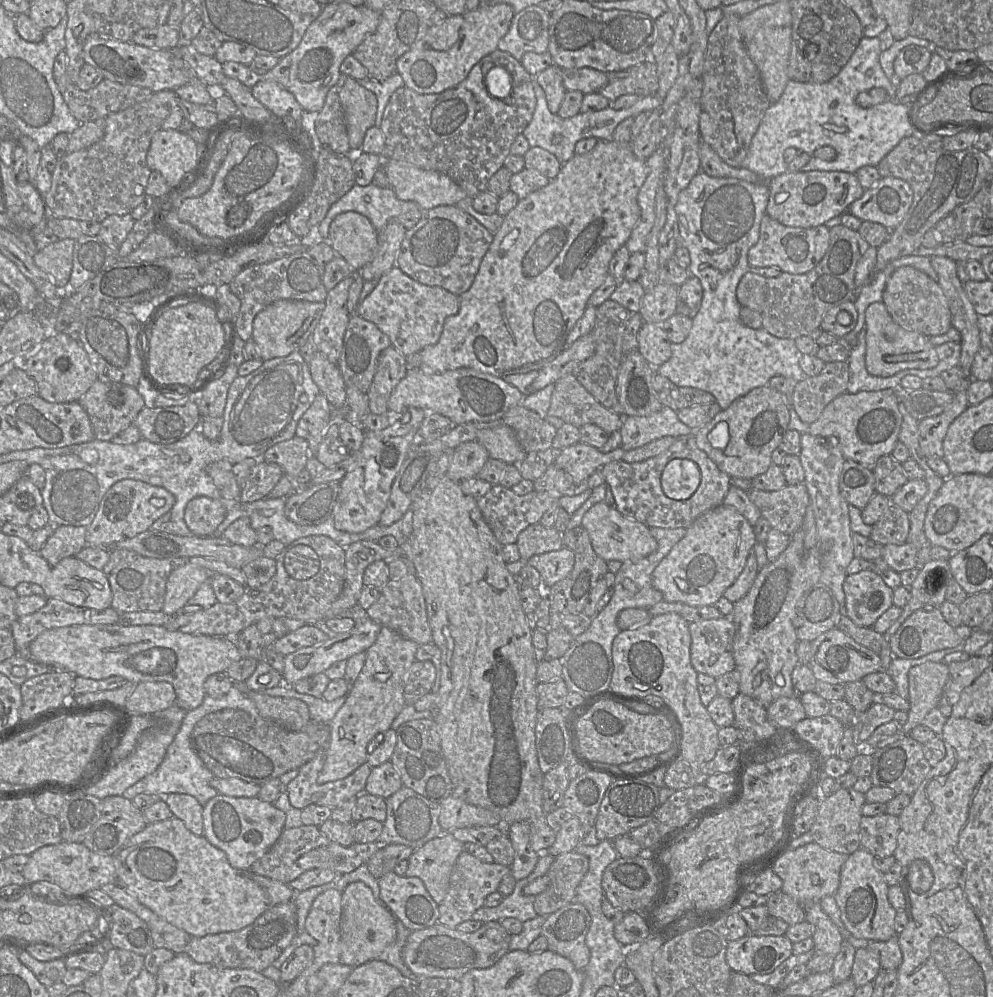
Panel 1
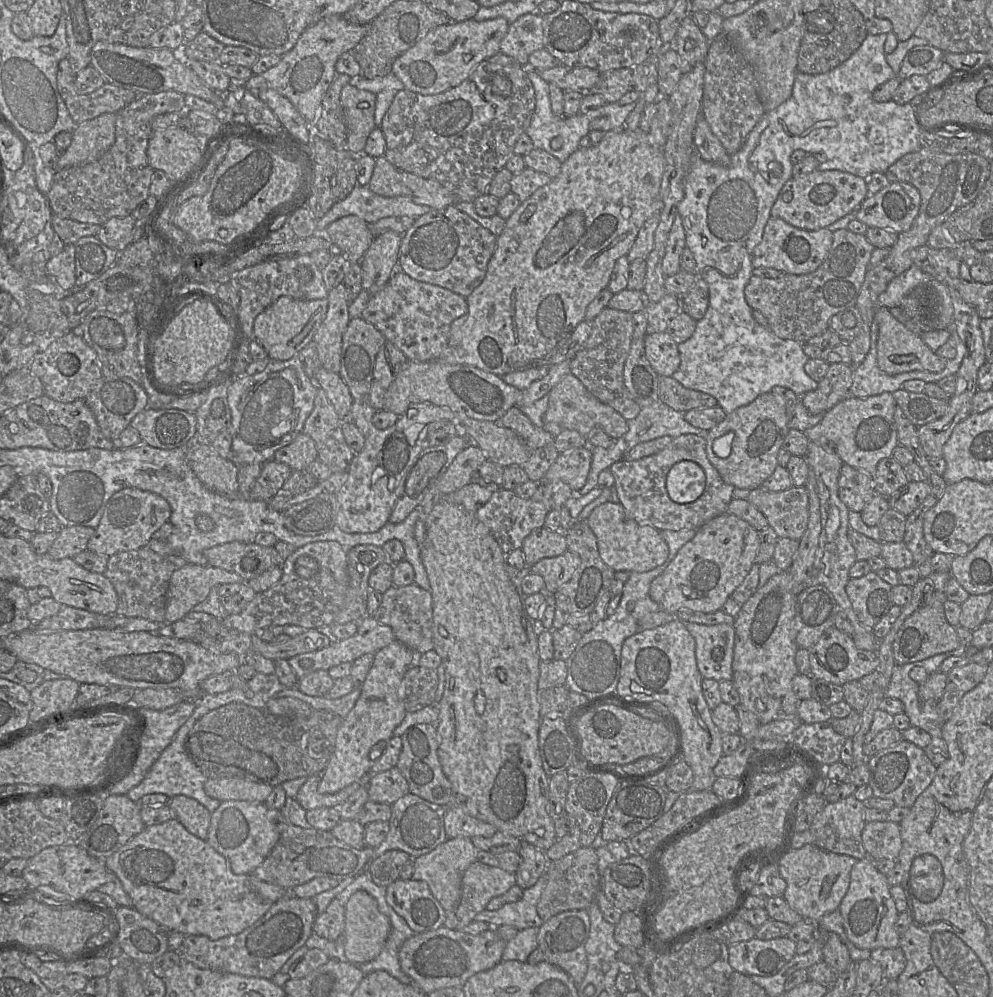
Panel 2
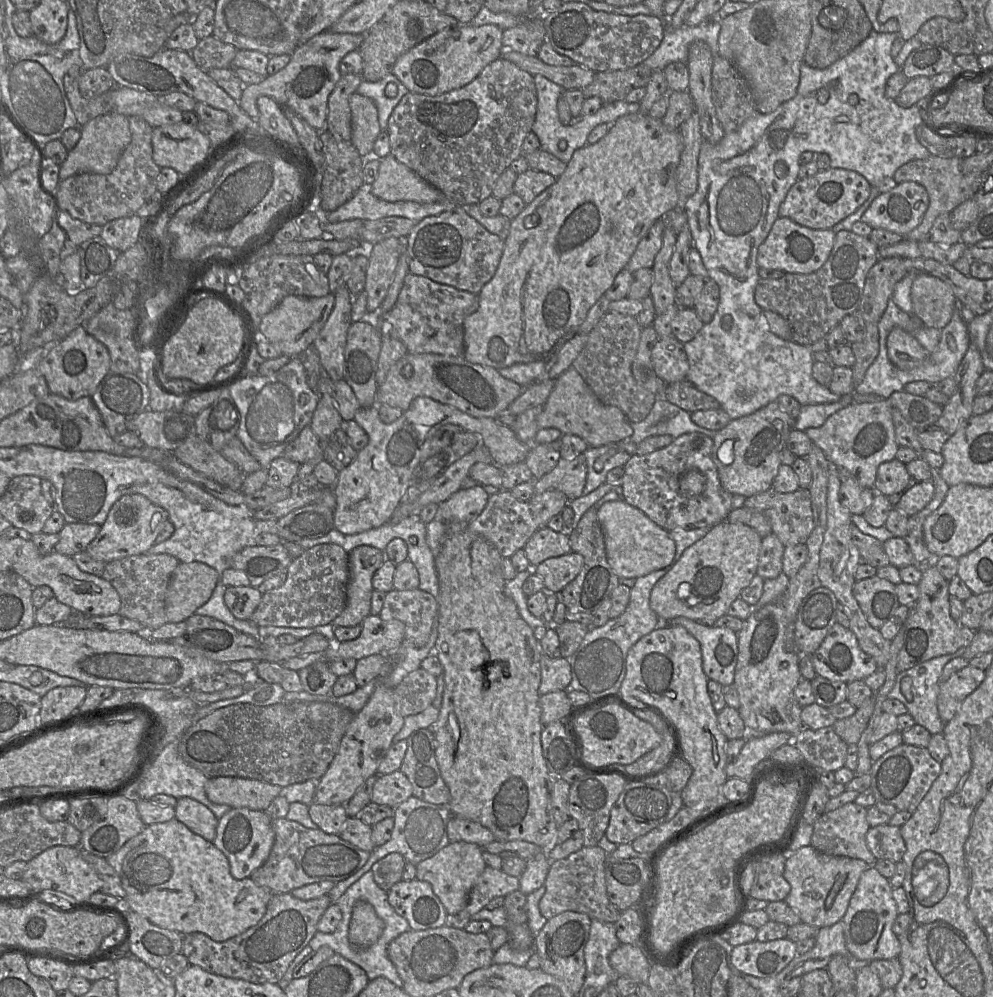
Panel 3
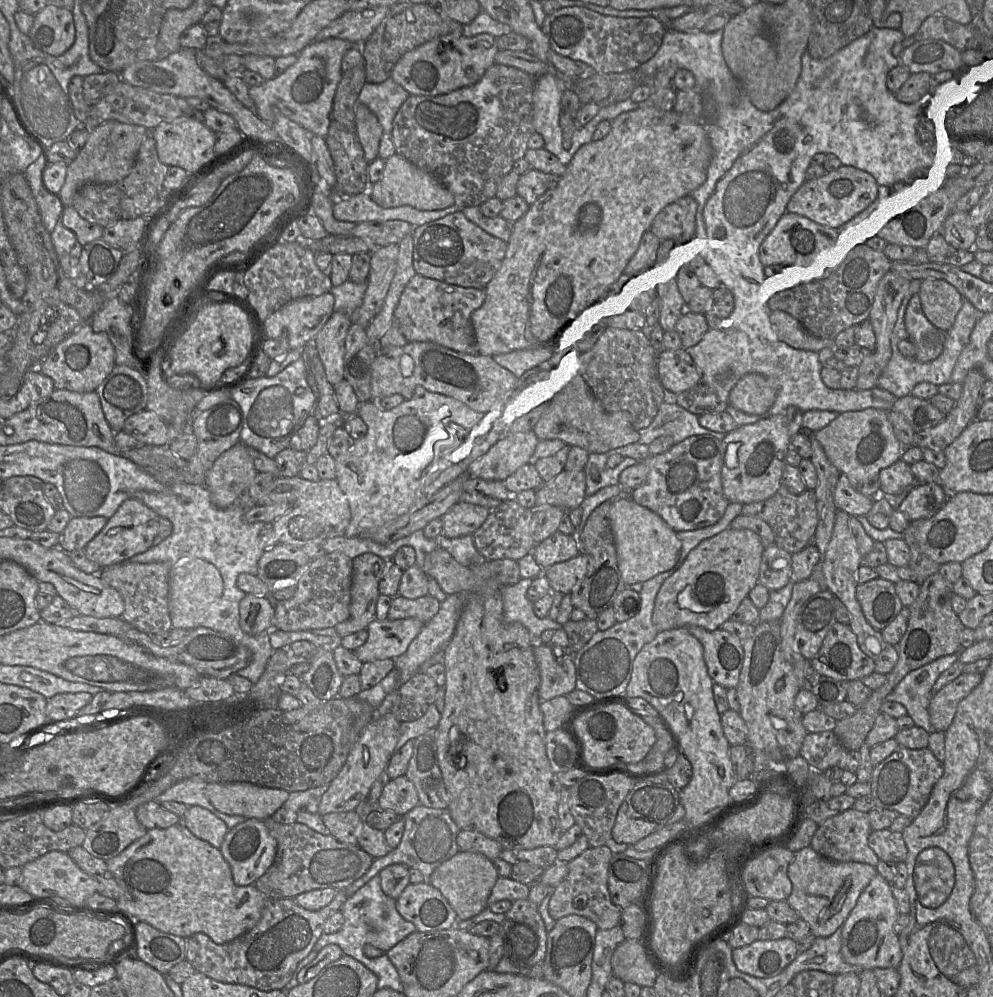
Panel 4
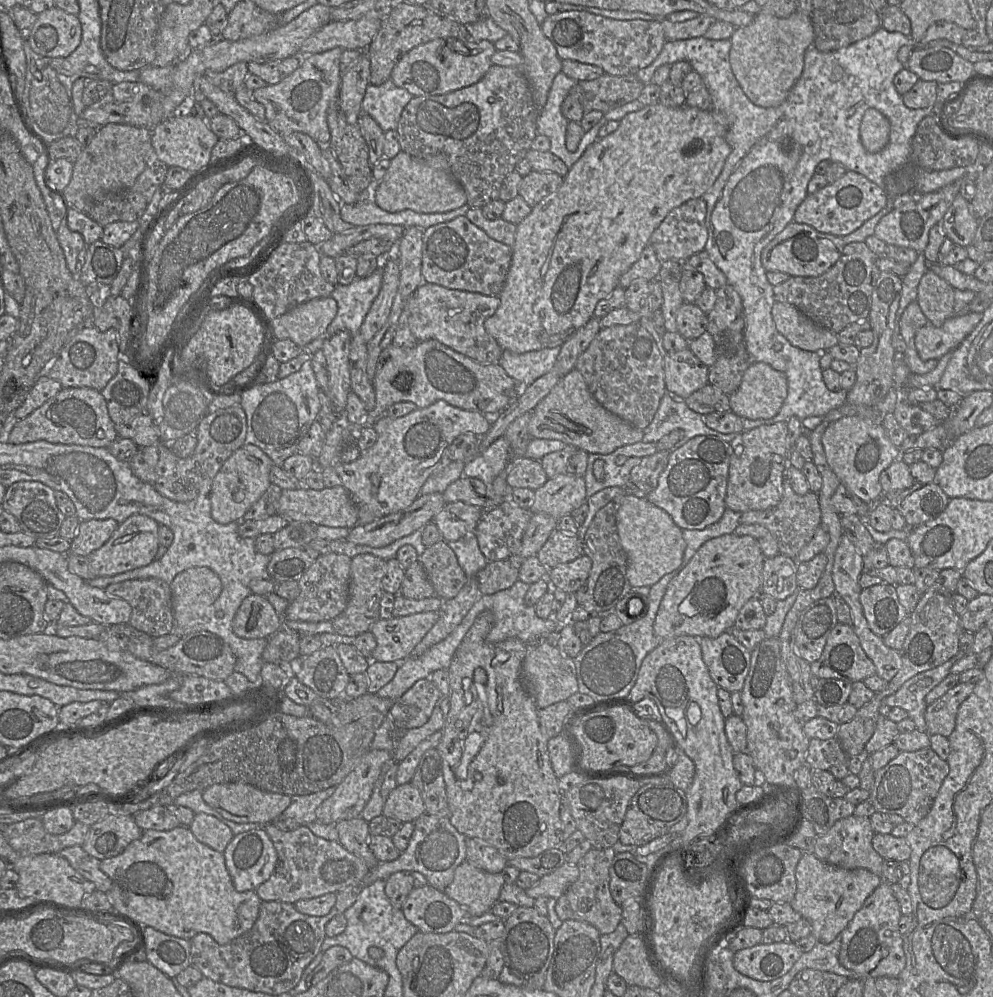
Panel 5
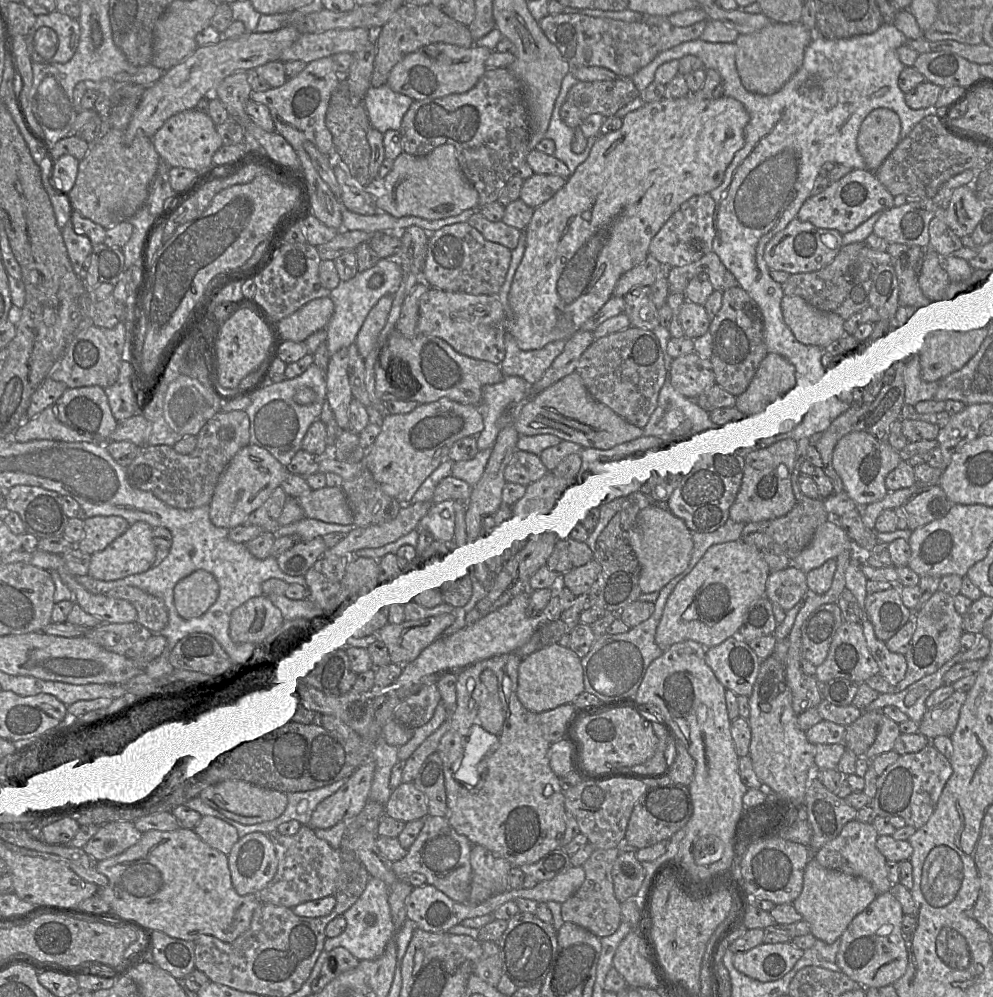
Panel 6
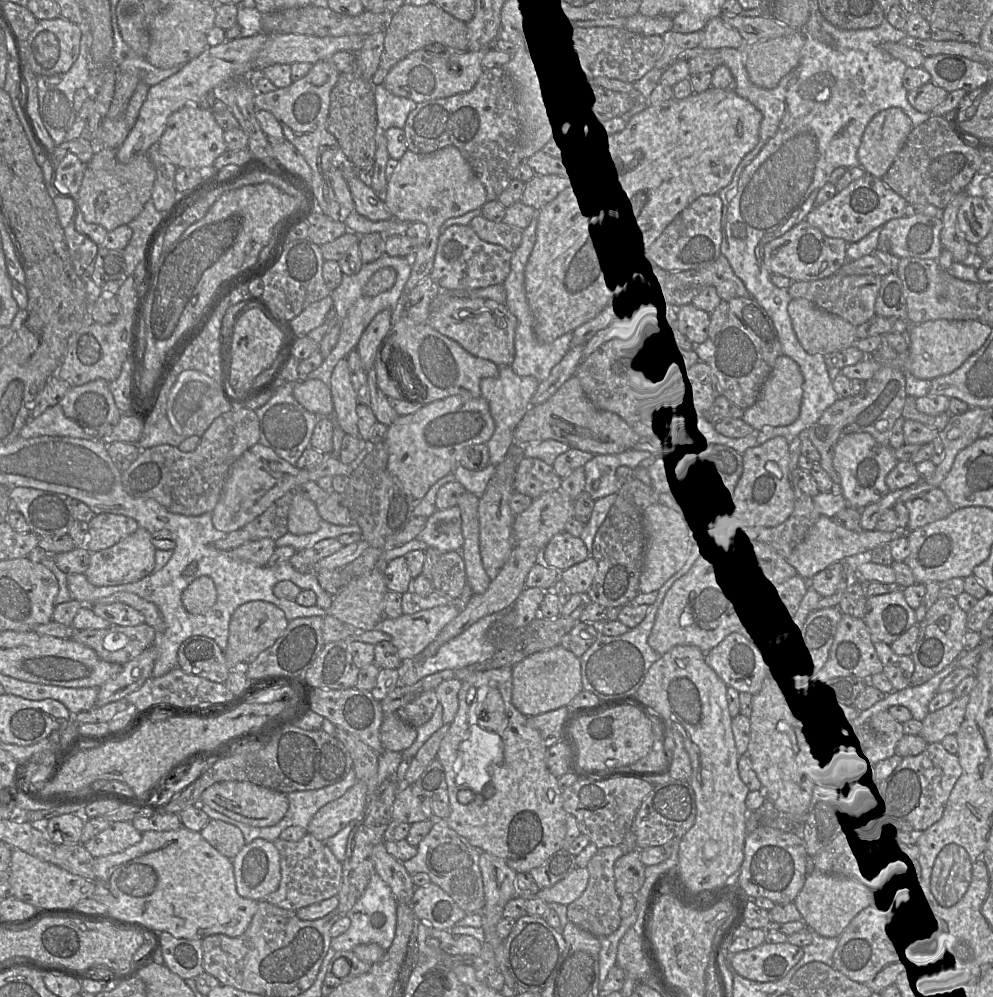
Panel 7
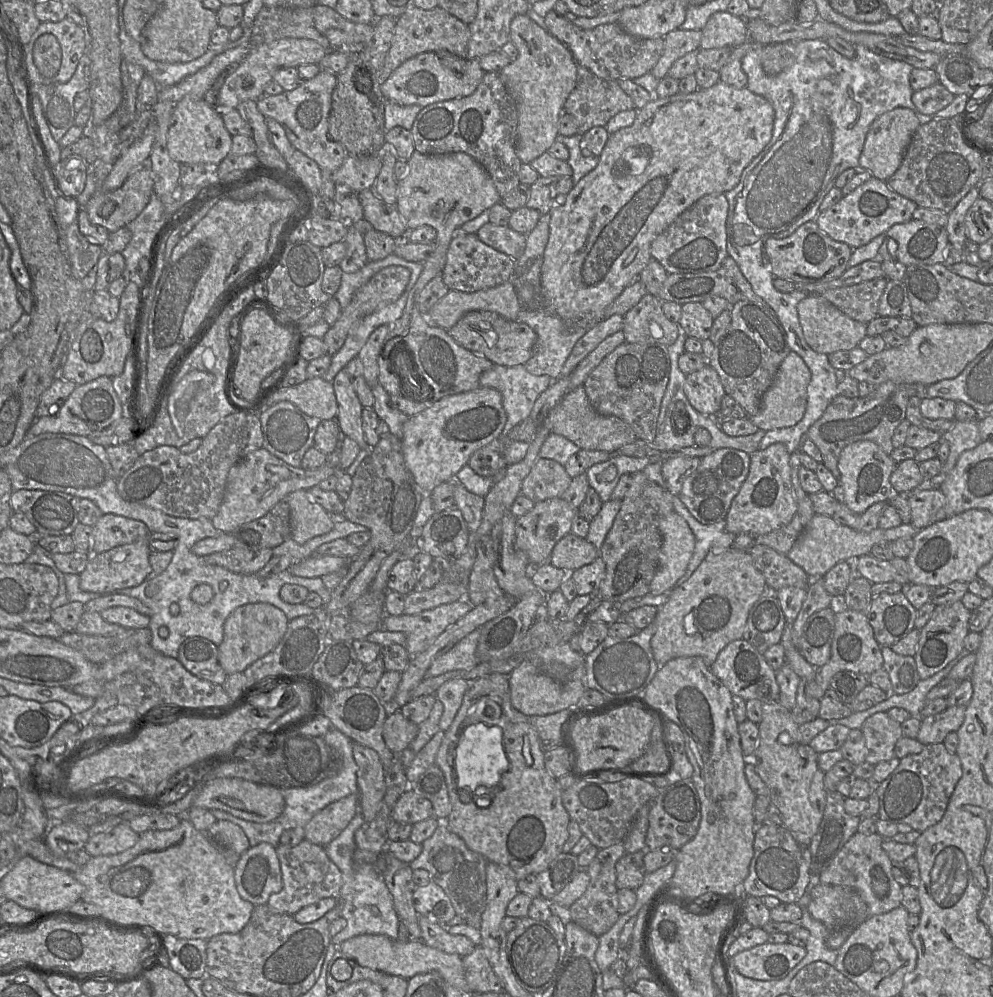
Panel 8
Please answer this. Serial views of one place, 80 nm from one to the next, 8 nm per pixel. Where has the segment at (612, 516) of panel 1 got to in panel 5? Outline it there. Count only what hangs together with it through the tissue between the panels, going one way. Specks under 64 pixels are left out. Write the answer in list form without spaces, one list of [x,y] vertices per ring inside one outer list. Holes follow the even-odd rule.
[[[624,496],[617,512],[617,528],[628,557],[627,577],[632,587],[651,587],[681,565],[686,549],[683,529],[665,510],[646,498]]]

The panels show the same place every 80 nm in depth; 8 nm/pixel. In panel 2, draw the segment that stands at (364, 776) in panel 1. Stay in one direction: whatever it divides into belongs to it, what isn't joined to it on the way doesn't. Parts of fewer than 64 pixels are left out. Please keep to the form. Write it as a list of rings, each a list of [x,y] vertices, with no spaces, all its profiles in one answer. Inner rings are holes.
[[[313,775],[306,779],[297,793],[295,800],[306,810],[316,808],[338,808],[353,793],[355,793],[364,783],[368,784],[368,777],[361,781],[354,782],[340,791],[333,794],[321,794],[318,785],[321,775]]]

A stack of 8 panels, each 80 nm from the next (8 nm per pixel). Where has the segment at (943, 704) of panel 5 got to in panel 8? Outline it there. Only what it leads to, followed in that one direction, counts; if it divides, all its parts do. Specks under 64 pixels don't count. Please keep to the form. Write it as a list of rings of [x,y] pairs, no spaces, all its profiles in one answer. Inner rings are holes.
[[[948,706],[944,711],[921,720],[916,739],[924,745],[942,743],[947,734],[957,732],[964,722],[966,706]]]

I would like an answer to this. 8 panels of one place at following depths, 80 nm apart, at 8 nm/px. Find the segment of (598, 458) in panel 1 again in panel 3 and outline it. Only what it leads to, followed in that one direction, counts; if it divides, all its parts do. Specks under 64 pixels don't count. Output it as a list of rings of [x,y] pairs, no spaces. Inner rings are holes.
[[[584,454],[573,458],[560,458],[557,465],[547,474],[534,480],[535,494],[547,490],[559,490],[569,500],[583,496],[587,478],[587,463]]]

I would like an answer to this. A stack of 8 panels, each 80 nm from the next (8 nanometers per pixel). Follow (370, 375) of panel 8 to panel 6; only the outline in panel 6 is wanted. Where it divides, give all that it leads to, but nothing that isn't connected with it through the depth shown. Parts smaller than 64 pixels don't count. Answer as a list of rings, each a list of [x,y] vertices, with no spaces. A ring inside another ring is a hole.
[[[385,295],[381,297],[376,305],[370,310],[358,332],[355,344],[360,355],[364,359],[367,358],[374,348],[382,329],[386,325],[393,300],[394,295]]]

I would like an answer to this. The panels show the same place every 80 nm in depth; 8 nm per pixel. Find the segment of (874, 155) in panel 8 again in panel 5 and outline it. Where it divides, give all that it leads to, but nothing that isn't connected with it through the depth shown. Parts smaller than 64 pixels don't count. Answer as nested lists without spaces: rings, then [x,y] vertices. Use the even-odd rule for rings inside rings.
[[[868,108],[860,125],[860,140],[866,151],[876,153],[889,142],[889,120],[877,109]]]

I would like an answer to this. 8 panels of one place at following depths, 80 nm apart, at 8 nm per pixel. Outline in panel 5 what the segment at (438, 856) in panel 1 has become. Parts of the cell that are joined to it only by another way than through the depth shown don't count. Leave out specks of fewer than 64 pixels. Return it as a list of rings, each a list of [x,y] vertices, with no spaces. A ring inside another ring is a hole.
[[[465,860],[454,872],[452,882],[444,889],[444,893],[461,905],[471,917],[478,917],[488,912],[497,902],[502,886],[505,884],[500,873],[489,873],[481,870]]]

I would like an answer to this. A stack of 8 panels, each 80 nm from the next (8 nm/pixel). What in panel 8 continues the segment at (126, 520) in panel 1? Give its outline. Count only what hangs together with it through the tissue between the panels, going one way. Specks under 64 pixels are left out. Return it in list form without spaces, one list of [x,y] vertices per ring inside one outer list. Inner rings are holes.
[[[139,540],[97,553],[94,557],[88,558],[85,569],[79,574],[81,590],[102,596],[140,585],[152,571],[149,562],[151,552],[148,540]]]

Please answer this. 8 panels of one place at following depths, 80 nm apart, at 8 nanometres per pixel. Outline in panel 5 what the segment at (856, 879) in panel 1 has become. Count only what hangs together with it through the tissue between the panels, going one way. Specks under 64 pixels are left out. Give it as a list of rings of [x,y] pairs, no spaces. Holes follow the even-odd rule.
[[[882,881],[841,933],[840,963],[856,972],[861,979],[881,976],[898,978],[906,965],[903,937],[899,932],[901,916],[899,902],[893,895],[890,884]]]

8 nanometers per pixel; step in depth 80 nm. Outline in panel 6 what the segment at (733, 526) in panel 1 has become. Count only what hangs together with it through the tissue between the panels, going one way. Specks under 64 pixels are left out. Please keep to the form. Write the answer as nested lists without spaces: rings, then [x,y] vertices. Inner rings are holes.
[[[741,540],[709,546],[692,570],[675,585],[669,594],[656,628],[656,644],[664,651],[675,643],[693,640],[707,649],[735,636],[750,604],[765,596],[769,574],[769,567],[761,554]]]

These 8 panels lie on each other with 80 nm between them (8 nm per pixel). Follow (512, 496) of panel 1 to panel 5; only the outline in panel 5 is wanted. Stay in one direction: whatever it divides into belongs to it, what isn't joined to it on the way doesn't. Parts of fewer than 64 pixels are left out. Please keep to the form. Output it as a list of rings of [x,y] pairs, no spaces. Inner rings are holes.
[[[509,500],[483,510],[473,532],[488,562],[506,560],[519,551],[530,515],[529,509]]]

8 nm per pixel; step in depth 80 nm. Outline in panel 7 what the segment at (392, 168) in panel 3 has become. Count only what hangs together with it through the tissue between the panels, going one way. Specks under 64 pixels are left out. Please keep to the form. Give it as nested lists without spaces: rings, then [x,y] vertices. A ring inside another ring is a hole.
[[[447,146],[427,154],[407,150],[388,178],[383,201],[392,218],[410,223],[421,222],[428,227],[428,237],[415,250],[415,262],[404,286],[408,299],[413,288],[429,277],[432,271],[443,223],[447,219],[462,216],[471,210],[481,209],[488,199],[484,185],[459,149],[455,146]]]

